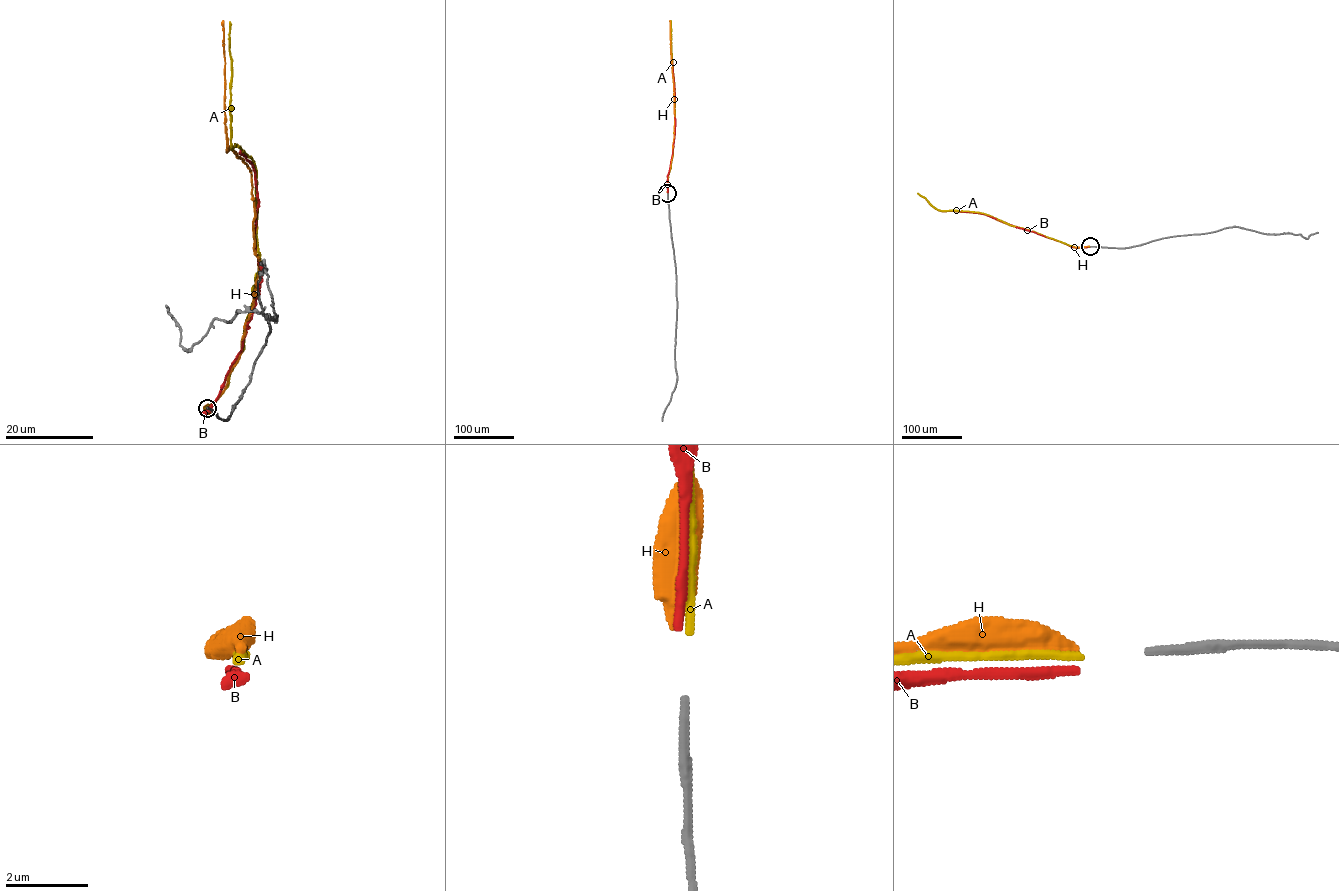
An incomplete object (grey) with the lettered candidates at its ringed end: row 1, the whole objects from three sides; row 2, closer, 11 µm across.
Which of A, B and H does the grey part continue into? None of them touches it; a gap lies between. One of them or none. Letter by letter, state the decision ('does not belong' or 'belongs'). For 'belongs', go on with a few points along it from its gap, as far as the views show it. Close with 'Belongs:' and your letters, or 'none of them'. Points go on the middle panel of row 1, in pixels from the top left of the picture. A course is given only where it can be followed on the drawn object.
A: belongs | via (667, 193), (675, 123), (671, 21)
B: does not belong
H: does not belong
Belongs: A

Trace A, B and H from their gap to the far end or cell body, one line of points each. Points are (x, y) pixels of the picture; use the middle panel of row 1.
A: (667, 193), (675, 123), (671, 21)
B: (667, 192), (675, 123), (672, 63)
H: (667, 192), (675, 124), (670, 21)

